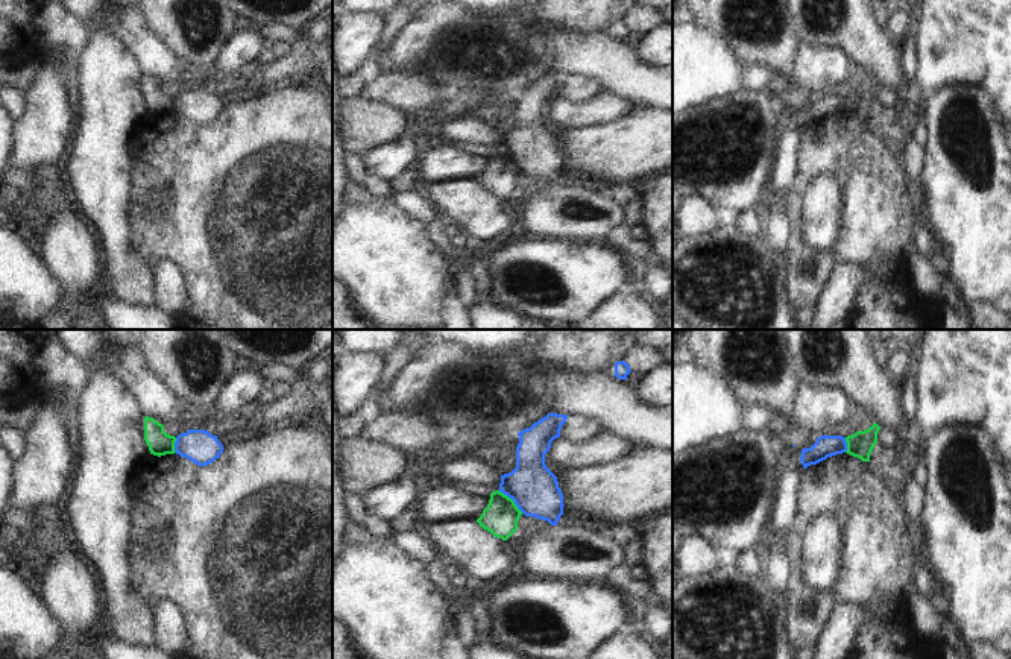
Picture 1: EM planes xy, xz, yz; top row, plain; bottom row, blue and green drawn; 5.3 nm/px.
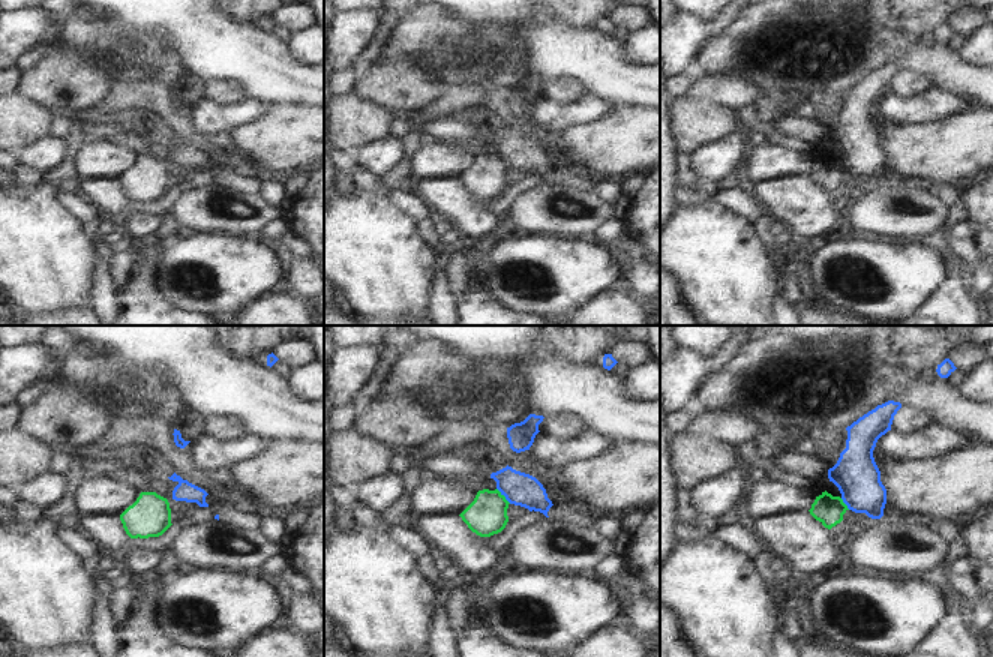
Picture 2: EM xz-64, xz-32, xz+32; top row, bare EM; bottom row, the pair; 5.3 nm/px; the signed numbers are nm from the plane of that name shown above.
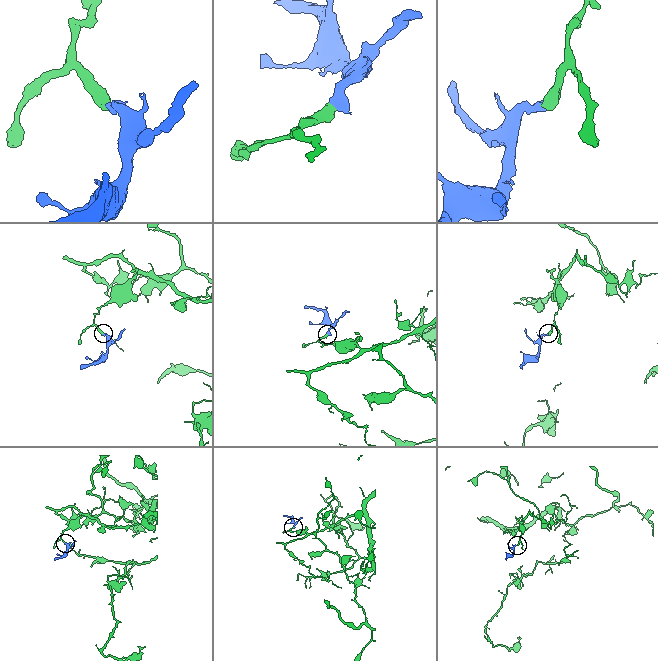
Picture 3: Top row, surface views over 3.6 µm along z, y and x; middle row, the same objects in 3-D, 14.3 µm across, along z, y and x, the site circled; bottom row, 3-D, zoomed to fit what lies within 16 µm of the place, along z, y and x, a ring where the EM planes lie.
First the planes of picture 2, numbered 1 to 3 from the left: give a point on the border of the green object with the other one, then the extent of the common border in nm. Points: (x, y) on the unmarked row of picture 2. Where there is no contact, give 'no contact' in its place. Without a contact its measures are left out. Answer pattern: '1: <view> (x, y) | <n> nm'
1: no contact
2: xz-32 (503, 158) | 120 nm
3: xz+32 (845, 167) | 80 nm

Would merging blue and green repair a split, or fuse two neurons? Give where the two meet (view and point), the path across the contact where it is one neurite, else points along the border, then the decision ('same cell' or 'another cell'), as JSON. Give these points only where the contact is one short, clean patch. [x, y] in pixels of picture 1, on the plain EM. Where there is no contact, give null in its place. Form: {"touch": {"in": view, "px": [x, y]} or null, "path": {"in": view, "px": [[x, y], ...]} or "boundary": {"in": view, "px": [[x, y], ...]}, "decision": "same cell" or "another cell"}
{"touch": {"in": "xz", "px": [512, 158]}, "boundary": {"in": "xz", "px": [[498, 151], [506, 154], [522, 172]]}, "decision": "another cell"}

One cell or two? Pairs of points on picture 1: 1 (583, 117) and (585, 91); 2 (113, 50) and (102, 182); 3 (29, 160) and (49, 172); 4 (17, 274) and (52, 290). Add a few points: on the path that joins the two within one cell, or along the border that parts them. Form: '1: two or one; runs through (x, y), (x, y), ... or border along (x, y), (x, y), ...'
1: two; border along (604, 91), (586, 100), (560, 97)
2: one; runs through (111, 84), (111, 108), (102, 149)
3: two; border along (56, 163), (44, 163), (31, 172)
4: one; runs through (26, 283), (34, 290), (43, 290)

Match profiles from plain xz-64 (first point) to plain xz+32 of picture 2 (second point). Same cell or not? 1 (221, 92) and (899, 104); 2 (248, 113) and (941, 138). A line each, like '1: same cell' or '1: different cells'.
1: different cells
2: different cells

